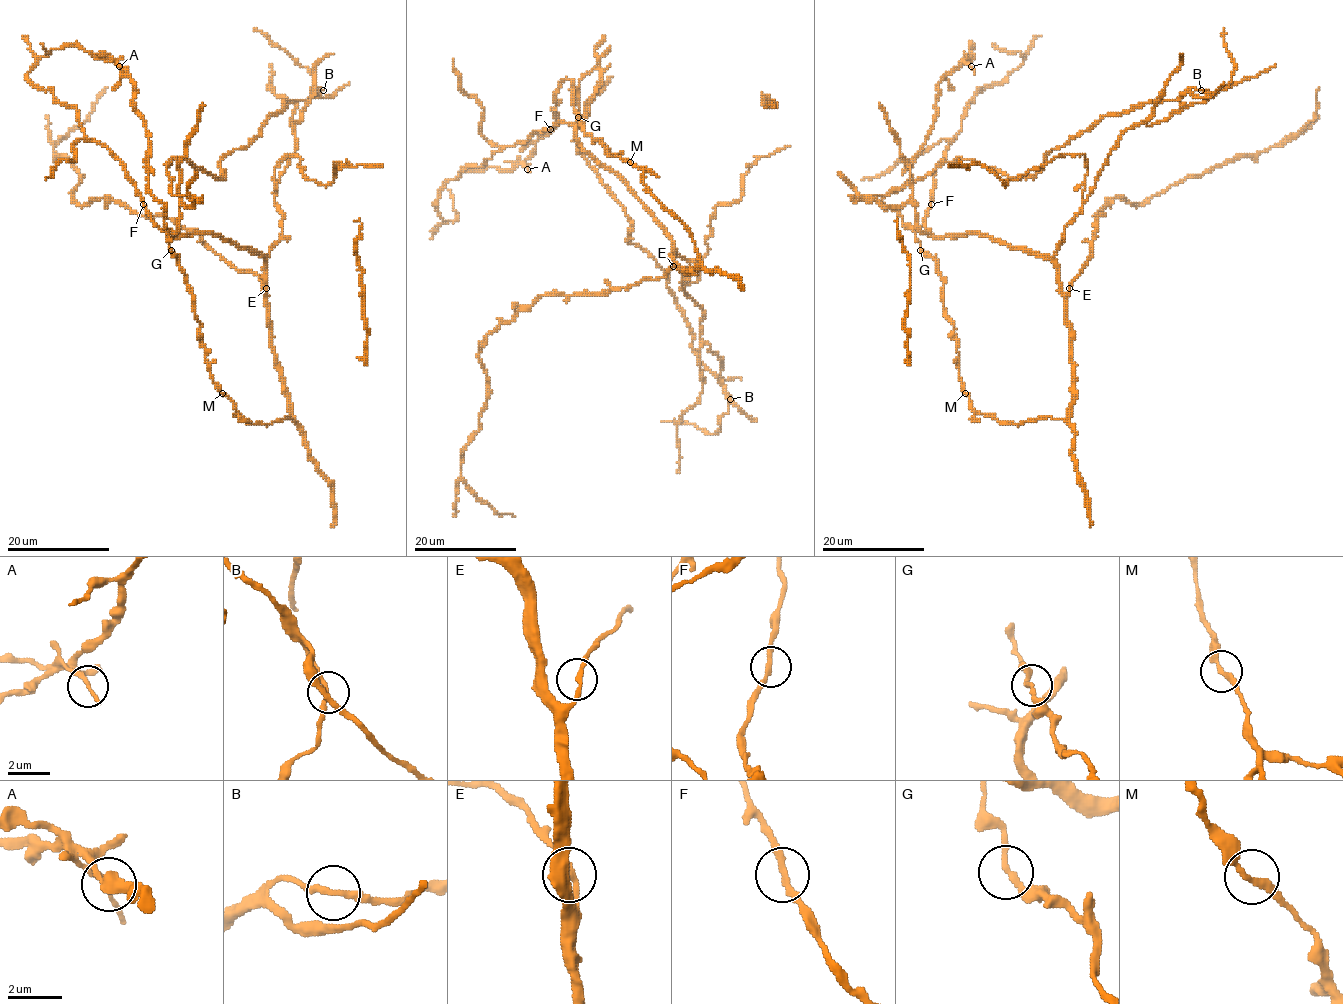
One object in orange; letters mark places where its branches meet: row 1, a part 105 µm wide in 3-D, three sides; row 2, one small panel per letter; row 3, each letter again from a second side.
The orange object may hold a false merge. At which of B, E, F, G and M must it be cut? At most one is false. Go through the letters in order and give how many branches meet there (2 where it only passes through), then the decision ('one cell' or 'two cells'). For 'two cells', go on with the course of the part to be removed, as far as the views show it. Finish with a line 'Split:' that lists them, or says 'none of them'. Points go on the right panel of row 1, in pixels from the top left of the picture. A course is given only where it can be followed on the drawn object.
B: branches 2; one cell
E: branches 2; one cell
F: branches 2; one cell
G: branches 2; one cell
M: branches 2; one cell
Split: none of them

